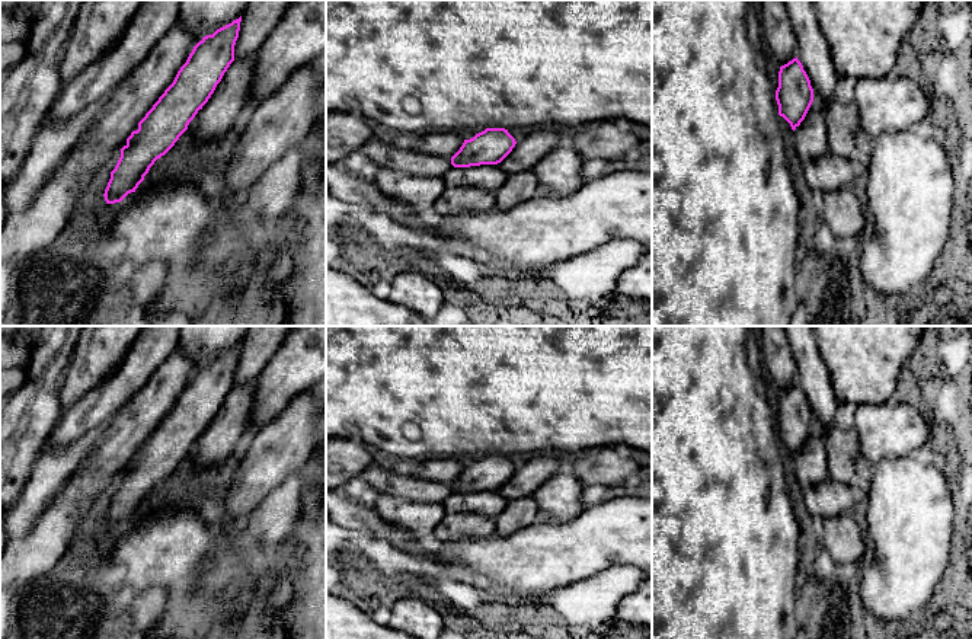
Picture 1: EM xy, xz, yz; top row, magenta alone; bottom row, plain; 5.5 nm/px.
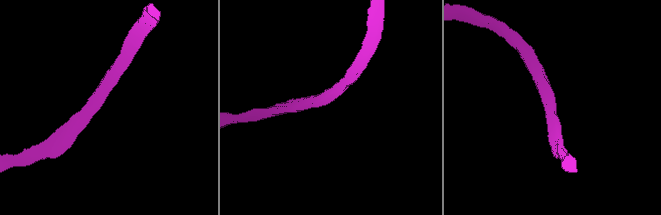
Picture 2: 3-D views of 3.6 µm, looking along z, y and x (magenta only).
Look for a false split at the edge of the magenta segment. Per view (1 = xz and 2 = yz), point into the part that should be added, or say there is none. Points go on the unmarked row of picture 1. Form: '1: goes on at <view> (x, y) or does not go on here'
1: does not go on here
2: does not go on here

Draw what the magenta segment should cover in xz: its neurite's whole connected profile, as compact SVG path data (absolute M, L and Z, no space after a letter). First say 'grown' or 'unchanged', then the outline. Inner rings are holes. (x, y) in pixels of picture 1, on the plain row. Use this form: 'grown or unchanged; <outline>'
unchanged; M486 454L470 466L464 466L451 483L454 493L470 493L501 489L515 473L515 464L505 454Z

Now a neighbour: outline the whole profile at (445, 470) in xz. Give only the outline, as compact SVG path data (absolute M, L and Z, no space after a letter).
M425 459L422 463L416 466L416 469L410 473L410 476L423 479L423 480L453 483L460 476L463 469L464 466L457 460Z

